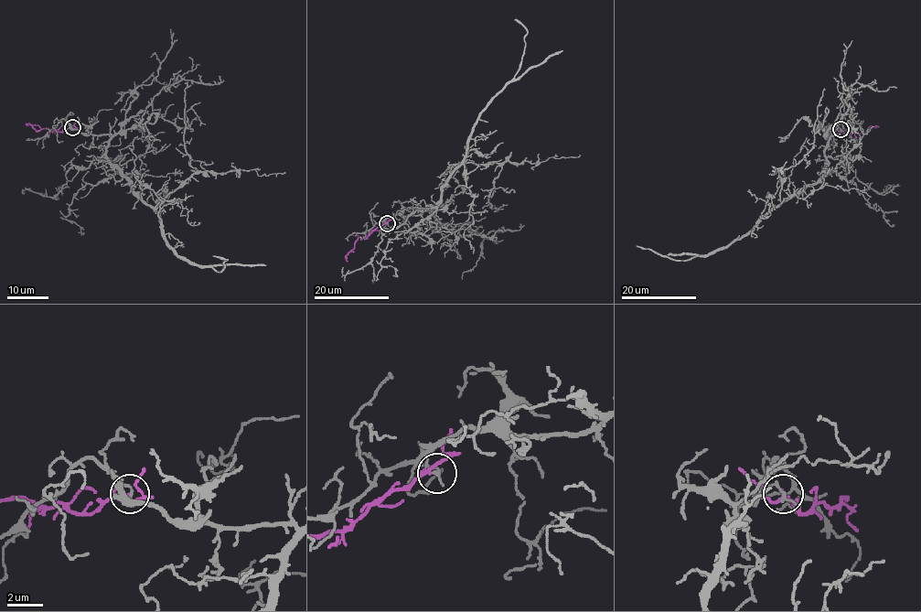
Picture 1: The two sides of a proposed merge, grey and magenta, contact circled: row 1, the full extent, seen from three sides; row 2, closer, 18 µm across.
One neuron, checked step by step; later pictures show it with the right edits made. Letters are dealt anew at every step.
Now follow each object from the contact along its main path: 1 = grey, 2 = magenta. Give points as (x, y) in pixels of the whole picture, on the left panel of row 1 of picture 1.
1: (72, 127), (111, 137), (105, 156), (159, 216), (162, 235), (180, 257), (220, 272), (226, 259), (213, 256)
2: (72, 127), (55, 132), (47, 128), (37, 131), (29, 124)

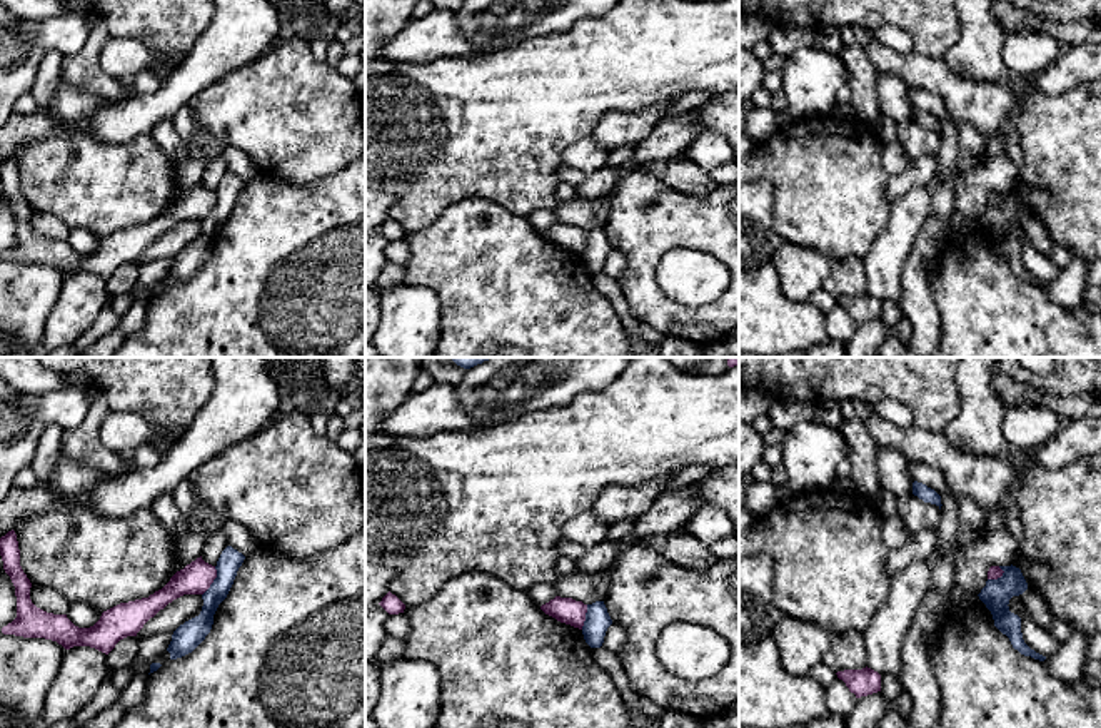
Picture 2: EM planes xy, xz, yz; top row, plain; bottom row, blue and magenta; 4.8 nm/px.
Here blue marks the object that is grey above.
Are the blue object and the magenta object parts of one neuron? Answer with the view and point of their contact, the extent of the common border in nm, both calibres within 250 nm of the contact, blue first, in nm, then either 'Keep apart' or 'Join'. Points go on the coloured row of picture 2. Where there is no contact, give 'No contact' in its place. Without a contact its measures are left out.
Touches blue at xy (214, 581). Shared border 160 nm. Thickness 120 nm (blue) against 160 nm. Keep apart

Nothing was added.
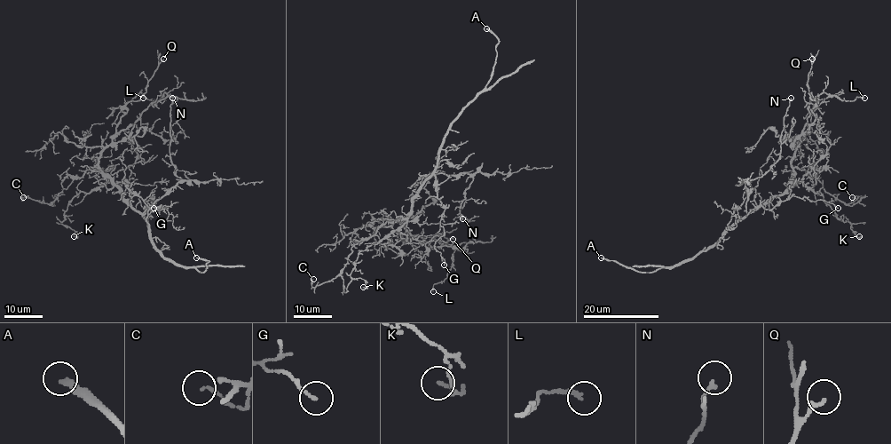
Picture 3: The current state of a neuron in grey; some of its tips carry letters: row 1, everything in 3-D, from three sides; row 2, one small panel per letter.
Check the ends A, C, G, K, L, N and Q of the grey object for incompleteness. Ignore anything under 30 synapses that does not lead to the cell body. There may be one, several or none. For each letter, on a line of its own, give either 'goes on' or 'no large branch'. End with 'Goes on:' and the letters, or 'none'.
A: goes on
C: no large branch
G: no large branch
K: no large branch
L: no large branch
N: no large branch
Q: no large branch
Goes on: A

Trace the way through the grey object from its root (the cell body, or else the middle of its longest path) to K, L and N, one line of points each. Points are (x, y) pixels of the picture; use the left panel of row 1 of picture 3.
K: (124, 198), (114, 183), (80, 192), (60, 222), (74, 231), (74, 236)
L: (124, 198), (98, 166), (98, 157), (117, 134), (167, 94), (158, 100), (143, 98)
N: (124, 198), (142, 212), (183, 180), (176, 173), (169, 157), (172, 98)

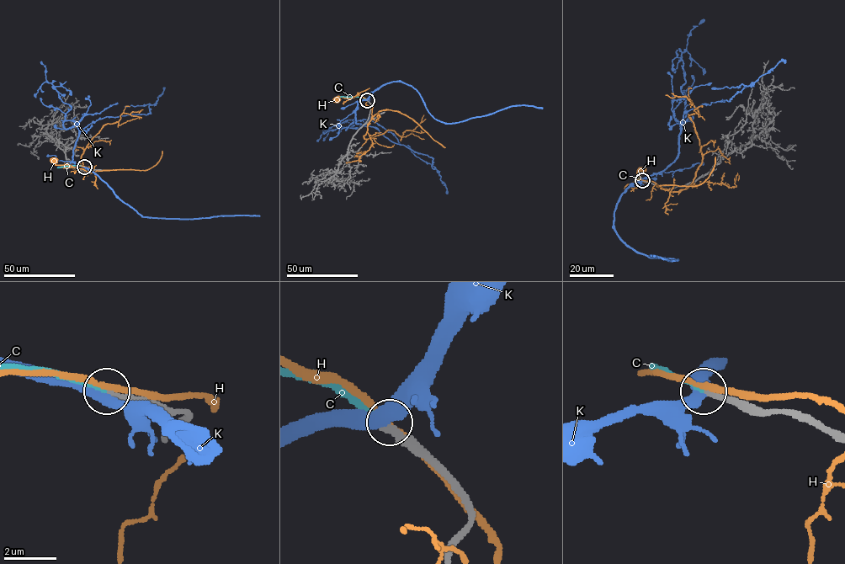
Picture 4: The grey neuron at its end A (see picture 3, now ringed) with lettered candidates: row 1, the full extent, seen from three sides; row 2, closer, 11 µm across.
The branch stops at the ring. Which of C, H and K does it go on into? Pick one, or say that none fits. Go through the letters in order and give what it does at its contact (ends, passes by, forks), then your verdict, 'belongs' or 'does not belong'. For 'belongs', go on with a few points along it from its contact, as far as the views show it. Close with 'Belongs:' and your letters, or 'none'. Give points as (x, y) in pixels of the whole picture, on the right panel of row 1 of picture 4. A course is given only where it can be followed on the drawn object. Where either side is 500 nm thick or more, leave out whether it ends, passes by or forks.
C: it ends there; belongs
H: it passes by; does not belong
K: it passes by; does not belong
Belongs: C

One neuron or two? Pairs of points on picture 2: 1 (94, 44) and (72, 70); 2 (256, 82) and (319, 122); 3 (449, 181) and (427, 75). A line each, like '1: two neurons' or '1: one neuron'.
1: one neuron
2: one neuron
3: one neuron

